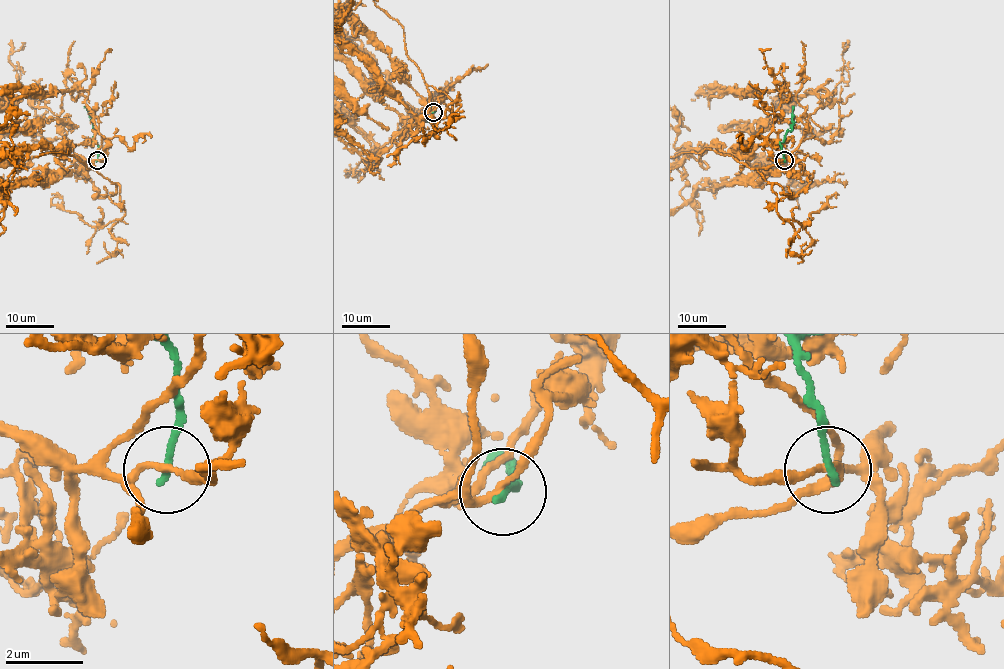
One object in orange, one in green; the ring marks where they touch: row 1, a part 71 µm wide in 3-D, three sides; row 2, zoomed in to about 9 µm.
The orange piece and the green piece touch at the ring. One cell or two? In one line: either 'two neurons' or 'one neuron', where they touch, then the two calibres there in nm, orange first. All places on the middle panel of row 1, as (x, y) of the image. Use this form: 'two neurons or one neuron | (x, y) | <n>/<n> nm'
two neurons | (433, 112) | 150/190 nm

